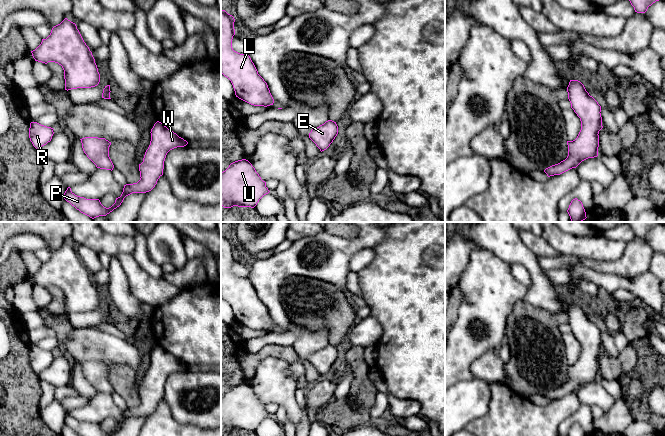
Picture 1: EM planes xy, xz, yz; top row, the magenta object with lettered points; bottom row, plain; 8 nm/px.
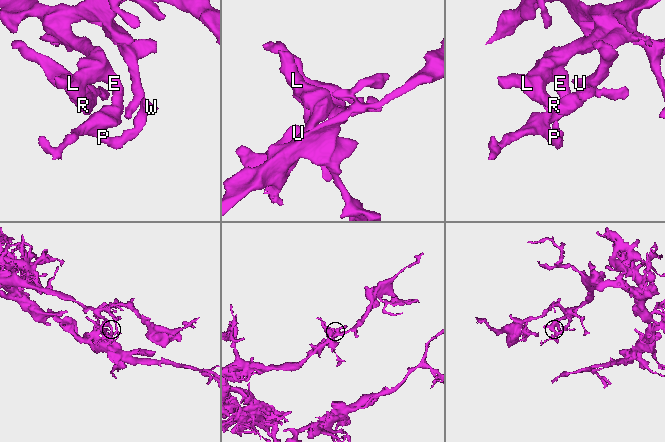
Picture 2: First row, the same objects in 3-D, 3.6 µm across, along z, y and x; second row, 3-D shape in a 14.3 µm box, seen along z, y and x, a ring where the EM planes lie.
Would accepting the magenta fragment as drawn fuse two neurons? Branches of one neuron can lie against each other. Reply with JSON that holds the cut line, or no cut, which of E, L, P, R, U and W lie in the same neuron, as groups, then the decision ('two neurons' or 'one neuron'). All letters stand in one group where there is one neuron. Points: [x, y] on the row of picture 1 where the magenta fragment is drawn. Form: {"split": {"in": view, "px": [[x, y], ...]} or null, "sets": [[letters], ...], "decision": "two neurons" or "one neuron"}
{"split": null, "sets": [["E", "L", "P", "R", "U", "W"]], "decision": "one neuron"}

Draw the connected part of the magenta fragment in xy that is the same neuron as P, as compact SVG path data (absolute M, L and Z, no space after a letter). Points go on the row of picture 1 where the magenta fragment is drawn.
M159 121L154 124L150 133L150 145L145 152L143 162L139 164L140 180L137 183L124 185L121 196L116 198L111 207L104 207L99 199L86 199L77 196L71 191L70 187L65 191L64 199L81 213L94 219L112 212L121 205L126 196L132 193L151 191L157 184L158 179L163 175L167 153L174 148L186 146L188 142Z

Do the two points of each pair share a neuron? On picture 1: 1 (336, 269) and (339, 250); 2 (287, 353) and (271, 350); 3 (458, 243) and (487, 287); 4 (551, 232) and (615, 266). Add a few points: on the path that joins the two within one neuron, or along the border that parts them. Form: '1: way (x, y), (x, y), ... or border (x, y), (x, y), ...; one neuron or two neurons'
1: way (336, 264), (336, 255); one neuron
2: way (283, 352), (275, 351); one neuron
3: way (460, 254), (480, 276); one neuron
4: border (625, 248), (615, 260), (582, 257); two neurons

